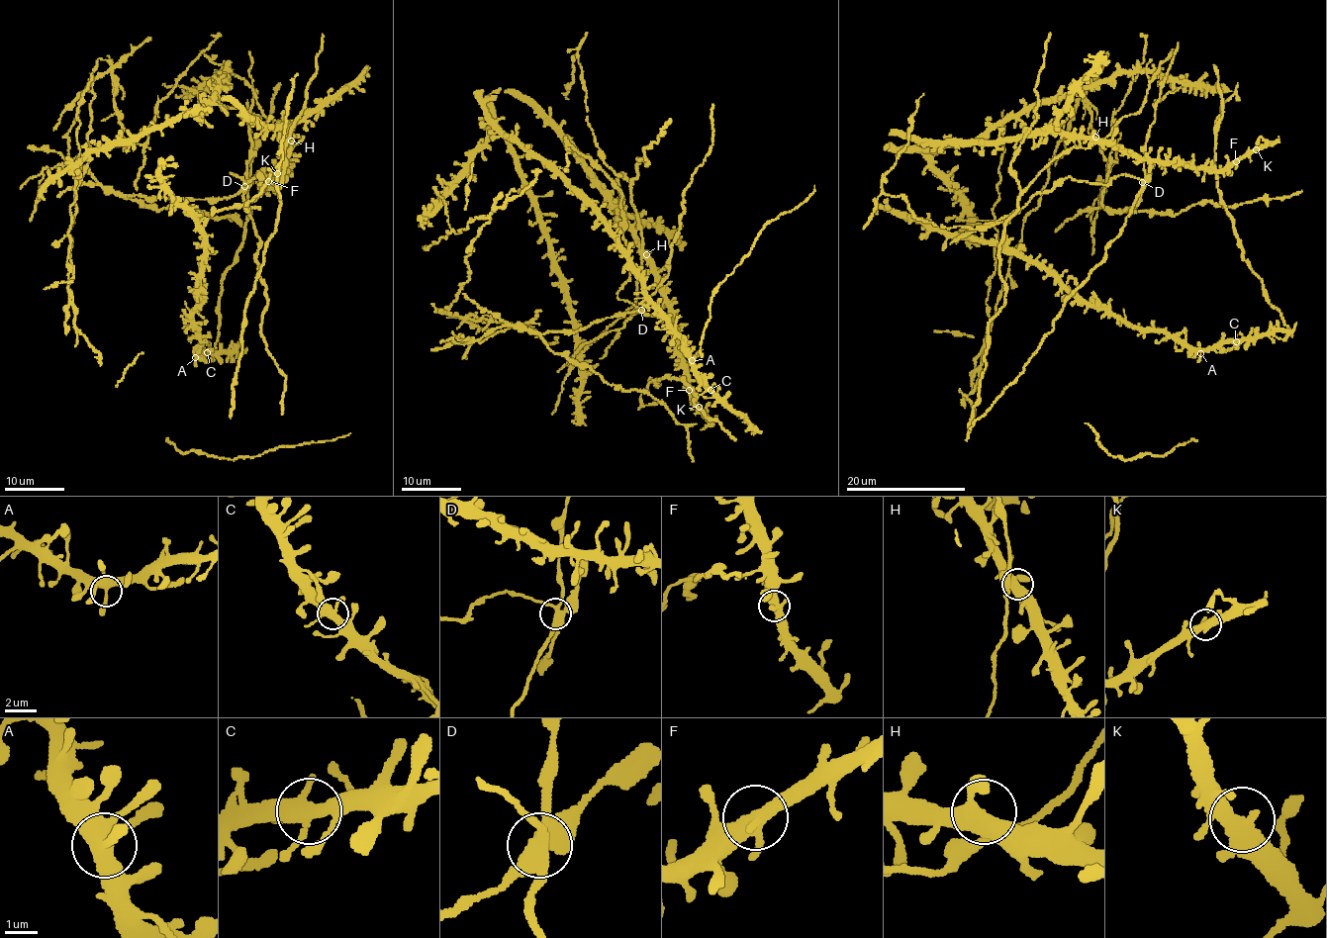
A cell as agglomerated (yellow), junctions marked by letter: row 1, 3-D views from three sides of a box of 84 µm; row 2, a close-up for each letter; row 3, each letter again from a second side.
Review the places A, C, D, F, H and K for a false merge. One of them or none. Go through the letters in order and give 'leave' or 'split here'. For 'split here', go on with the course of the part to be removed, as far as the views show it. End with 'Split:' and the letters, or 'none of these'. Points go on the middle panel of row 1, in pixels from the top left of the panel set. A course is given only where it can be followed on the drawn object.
A: leave
C: leave
D: split here; foreign part runs (641, 310), (571, 332), (499, 327), (475, 340), (511, 327), (448, 314), (490, 220), (424, 248)
F: leave
H: leave
K: leave
Split: D

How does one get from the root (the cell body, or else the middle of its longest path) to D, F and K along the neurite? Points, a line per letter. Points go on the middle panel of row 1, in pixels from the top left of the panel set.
D: (577, 361), (571, 368), (574, 355), (582, 346), (624, 327), (630, 316), (641, 310)
F: (577, 361), (580, 343), (586, 346), (632, 307), (644, 258), (666, 298), (674, 351), (689, 390)
K: (577, 361), (580, 343), (586, 346), (632, 307), (644, 258), (666, 298), (674, 351), (699, 407)

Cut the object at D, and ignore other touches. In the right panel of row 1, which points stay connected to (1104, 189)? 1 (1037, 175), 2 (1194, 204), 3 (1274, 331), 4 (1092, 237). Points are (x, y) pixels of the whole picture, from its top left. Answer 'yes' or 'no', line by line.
1: no
2: yes
3: no
4: yes

